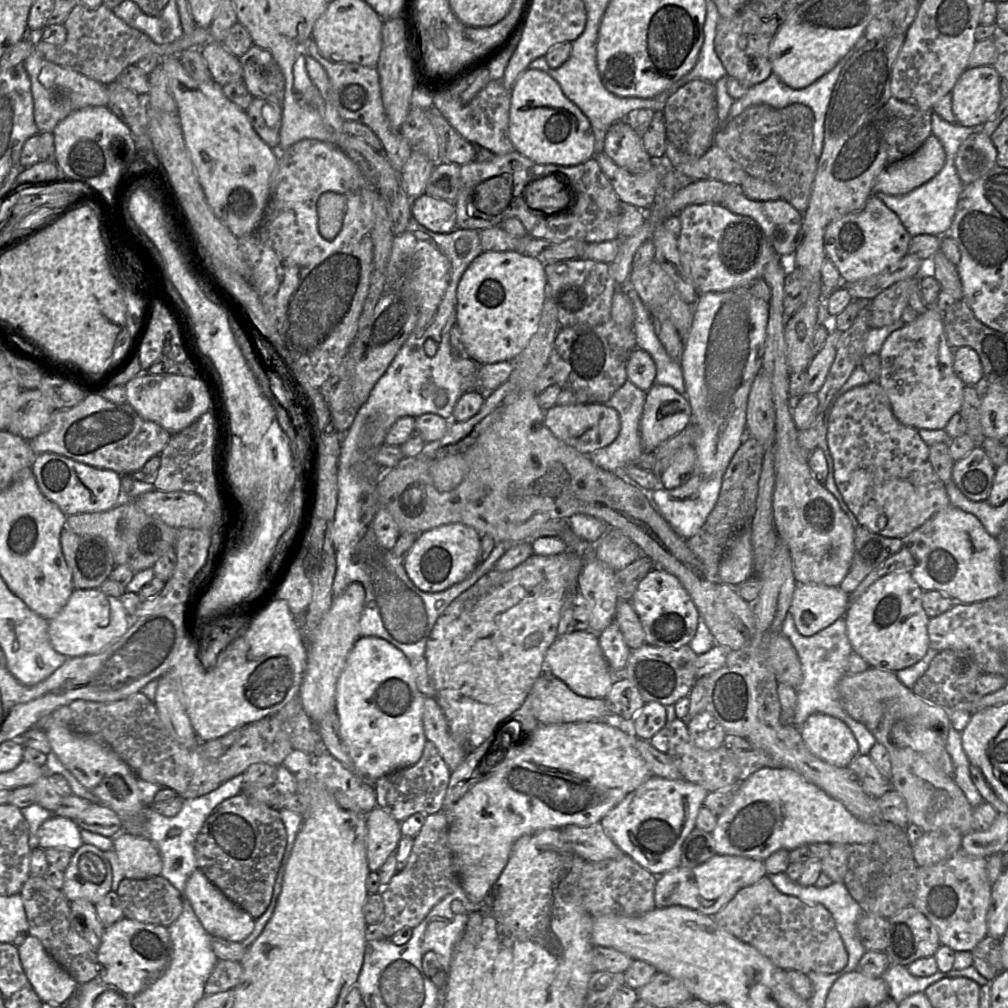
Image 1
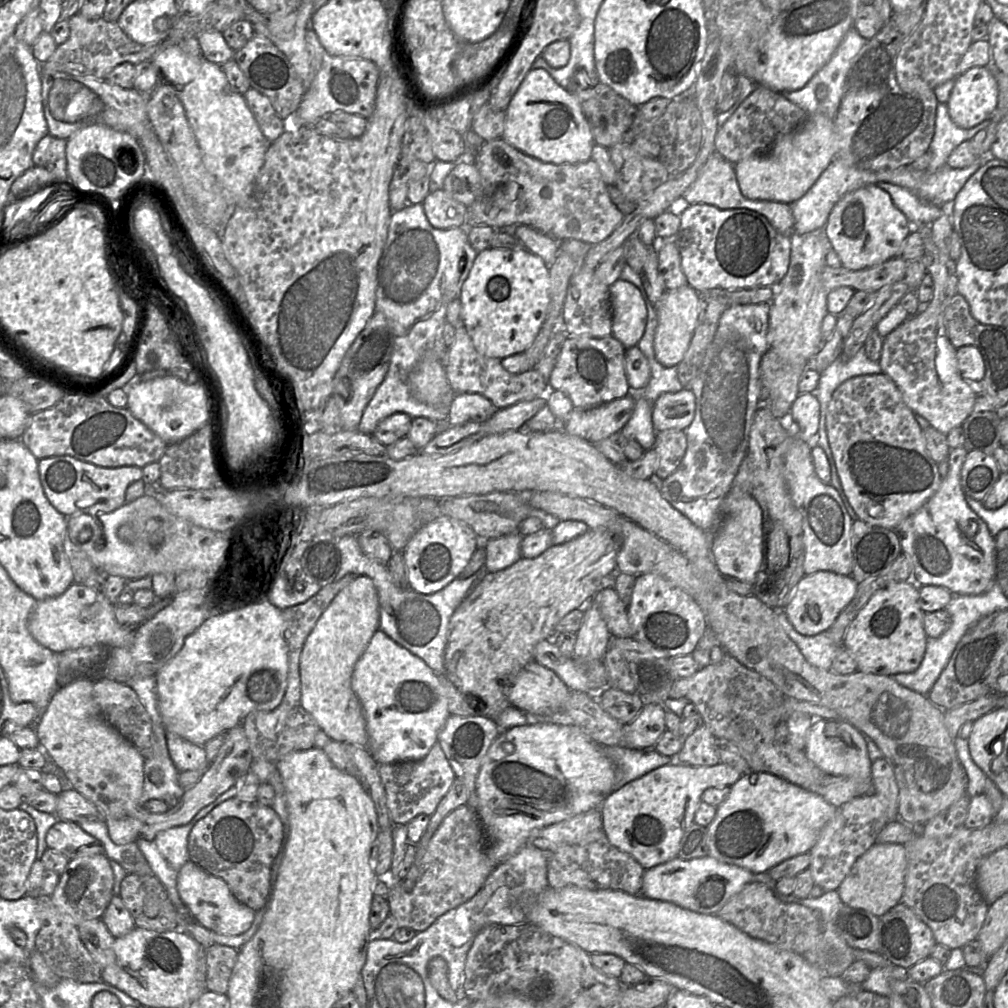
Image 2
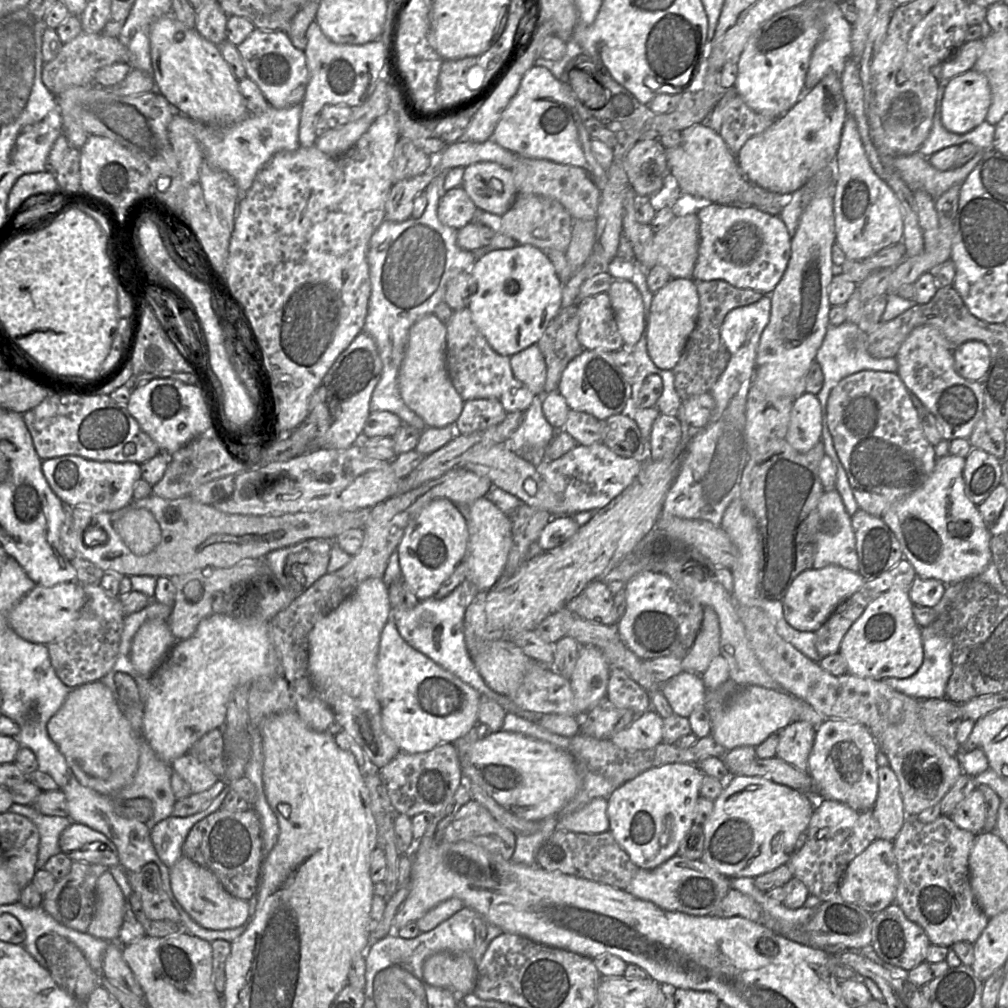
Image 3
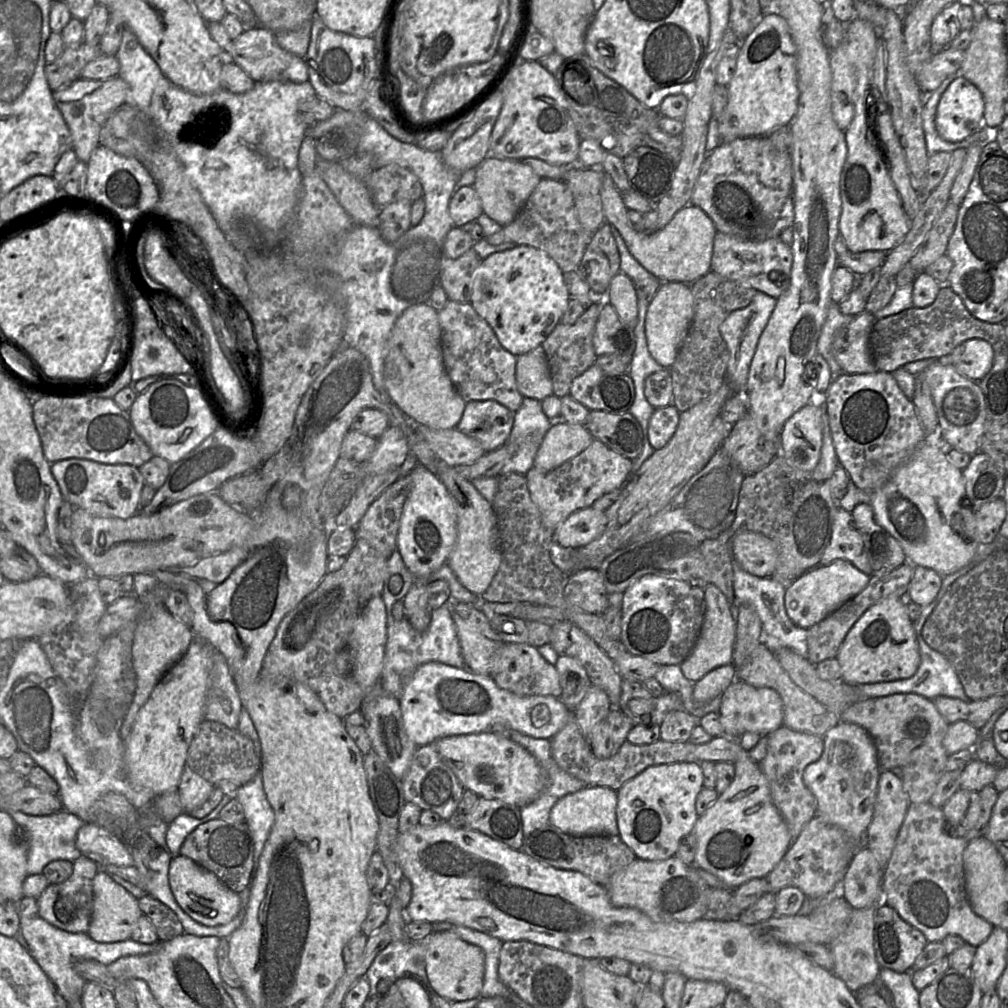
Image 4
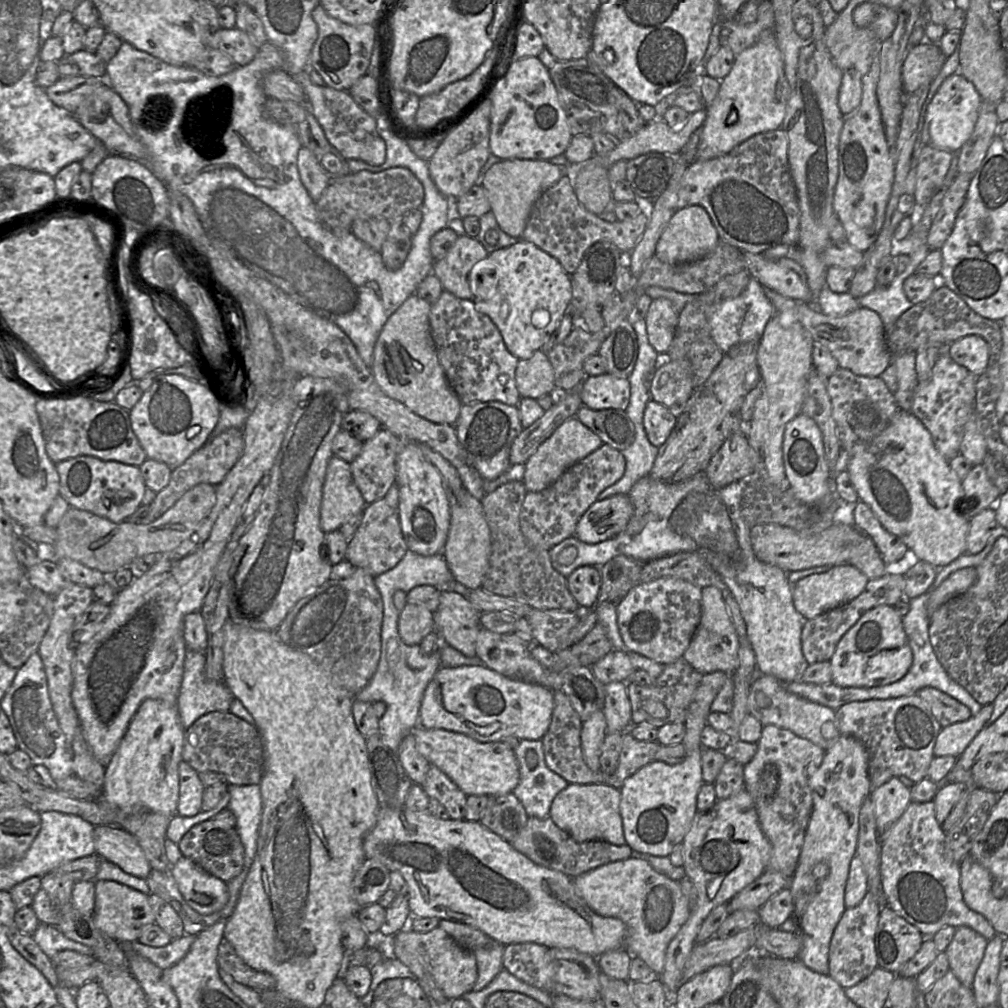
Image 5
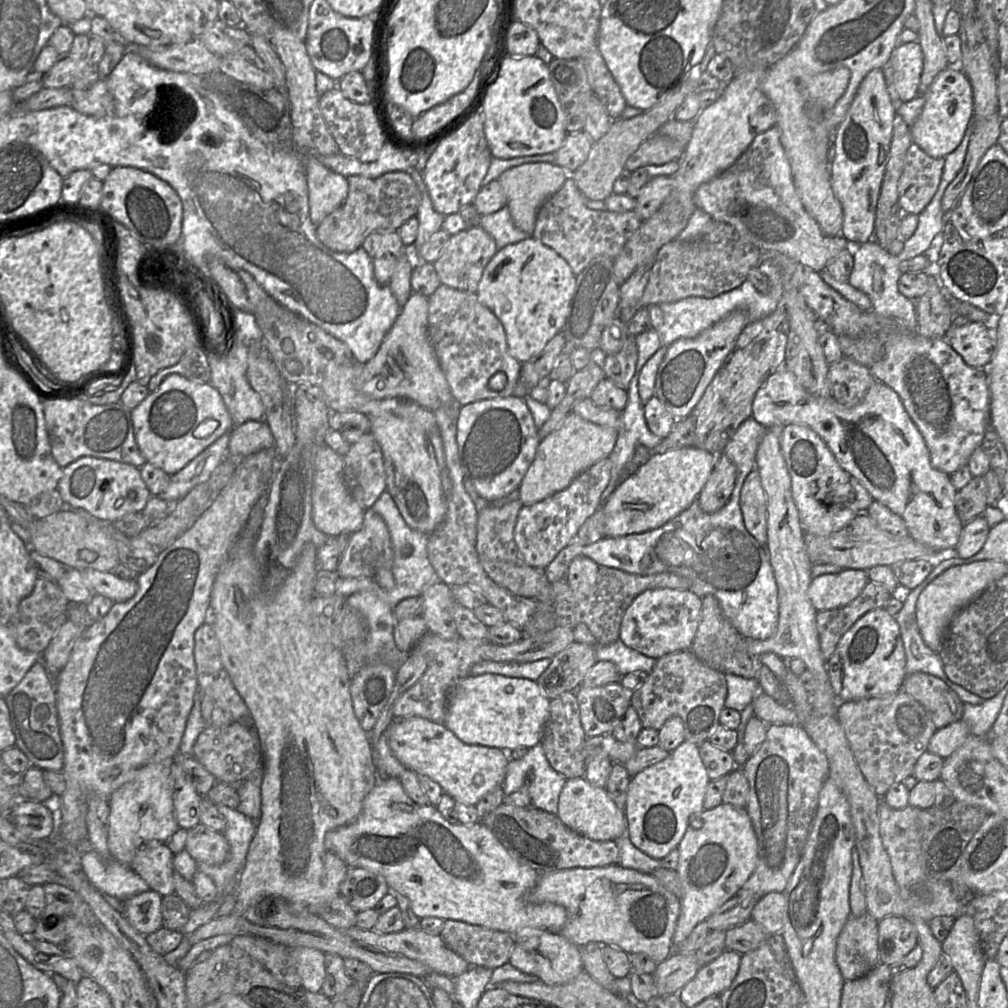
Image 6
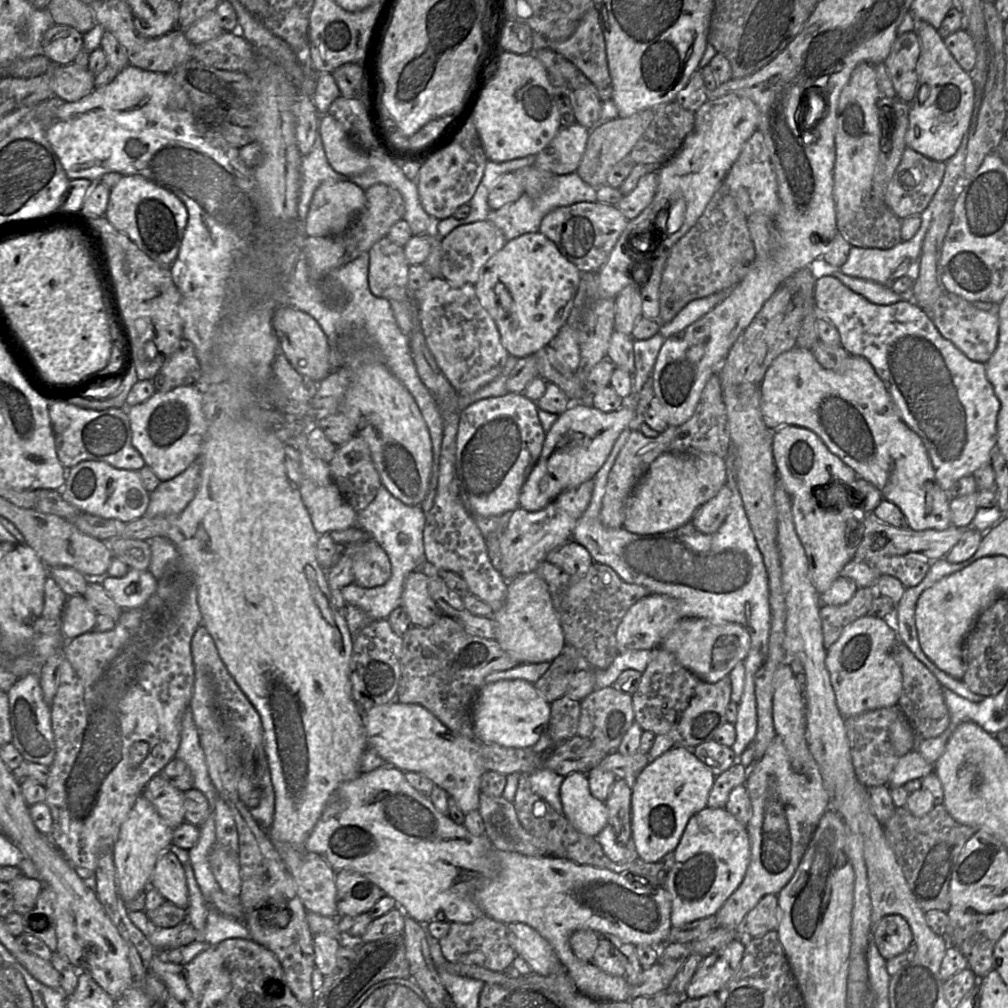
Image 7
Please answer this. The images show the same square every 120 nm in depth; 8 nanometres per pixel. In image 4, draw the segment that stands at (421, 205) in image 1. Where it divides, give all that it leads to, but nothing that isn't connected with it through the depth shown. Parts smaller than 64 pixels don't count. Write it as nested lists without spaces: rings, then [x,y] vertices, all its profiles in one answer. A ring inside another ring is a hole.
[[[473,186],[456,188],[449,202],[449,214],[456,227],[476,222],[483,212],[481,199]]]

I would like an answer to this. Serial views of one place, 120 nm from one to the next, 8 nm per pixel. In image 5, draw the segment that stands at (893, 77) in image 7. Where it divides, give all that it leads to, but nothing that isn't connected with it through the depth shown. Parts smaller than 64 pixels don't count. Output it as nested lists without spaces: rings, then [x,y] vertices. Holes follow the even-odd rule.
[[[923,41],[908,50],[902,66],[902,85],[905,93],[927,88],[940,73],[946,56],[940,46]]]

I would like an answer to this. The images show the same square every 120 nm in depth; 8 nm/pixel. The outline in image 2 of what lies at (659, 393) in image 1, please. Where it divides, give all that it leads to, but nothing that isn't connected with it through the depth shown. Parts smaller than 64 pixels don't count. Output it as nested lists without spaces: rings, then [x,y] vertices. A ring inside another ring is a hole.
[[[689,388],[662,393],[652,404],[652,422],[656,432],[685,430],[693,421],[696,400]]]

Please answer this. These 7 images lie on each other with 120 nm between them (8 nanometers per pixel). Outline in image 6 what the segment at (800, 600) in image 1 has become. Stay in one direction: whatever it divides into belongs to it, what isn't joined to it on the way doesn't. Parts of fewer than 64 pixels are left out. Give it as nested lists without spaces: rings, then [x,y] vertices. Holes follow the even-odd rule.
[[[843,569],[836,574],[812,578],[807,594],[818,612],[838,609],[854,601],[868,581],[864,570]]]

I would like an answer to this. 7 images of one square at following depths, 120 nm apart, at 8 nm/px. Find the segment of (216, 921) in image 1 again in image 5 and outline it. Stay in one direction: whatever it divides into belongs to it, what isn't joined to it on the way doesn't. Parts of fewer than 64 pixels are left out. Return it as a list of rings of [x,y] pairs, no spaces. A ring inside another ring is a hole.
[[[187,857],[172,865],[171,873],[186,903],[199,914],[213,914],[226,906],[227,884]]]

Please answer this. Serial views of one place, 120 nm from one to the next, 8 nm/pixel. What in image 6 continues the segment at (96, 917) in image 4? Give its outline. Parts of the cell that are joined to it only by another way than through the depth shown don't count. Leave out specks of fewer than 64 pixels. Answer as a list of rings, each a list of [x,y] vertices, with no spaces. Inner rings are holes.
[[[149,890],[127,898],[121,903],[121,913],[141,935],[148,935],[162,927],[162,896]]]

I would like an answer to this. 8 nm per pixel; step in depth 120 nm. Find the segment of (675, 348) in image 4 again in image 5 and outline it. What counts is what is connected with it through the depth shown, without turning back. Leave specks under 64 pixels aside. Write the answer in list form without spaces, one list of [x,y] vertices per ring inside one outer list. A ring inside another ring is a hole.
[[[666,298],[652,300],[645,317],[648,339],[658,354],[666,354],[674,339],[679,314]]]

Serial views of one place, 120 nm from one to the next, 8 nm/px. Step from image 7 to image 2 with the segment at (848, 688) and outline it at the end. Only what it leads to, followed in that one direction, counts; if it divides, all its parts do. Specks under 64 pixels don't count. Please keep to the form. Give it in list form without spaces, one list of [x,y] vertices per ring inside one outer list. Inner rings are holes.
[[[913,581],[890,583],[873,594],[849,625],[843,640],[843,647],[855,658],[858,671],[887,676],[914,672],[926,651],[928,636],[923,626],[924,613],[919,607],[919,586]]]

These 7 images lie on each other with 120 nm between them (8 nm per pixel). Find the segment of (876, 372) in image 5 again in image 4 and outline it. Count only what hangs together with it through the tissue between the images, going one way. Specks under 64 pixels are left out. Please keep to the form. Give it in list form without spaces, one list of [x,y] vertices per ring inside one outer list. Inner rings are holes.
[[[862,311],[855,315],[849,324],[839,328],[835,332],[832,341],[832,353],[843,373],[868,374],[878,371],[870,350],[870,334],[875,321],[874,314]]]

